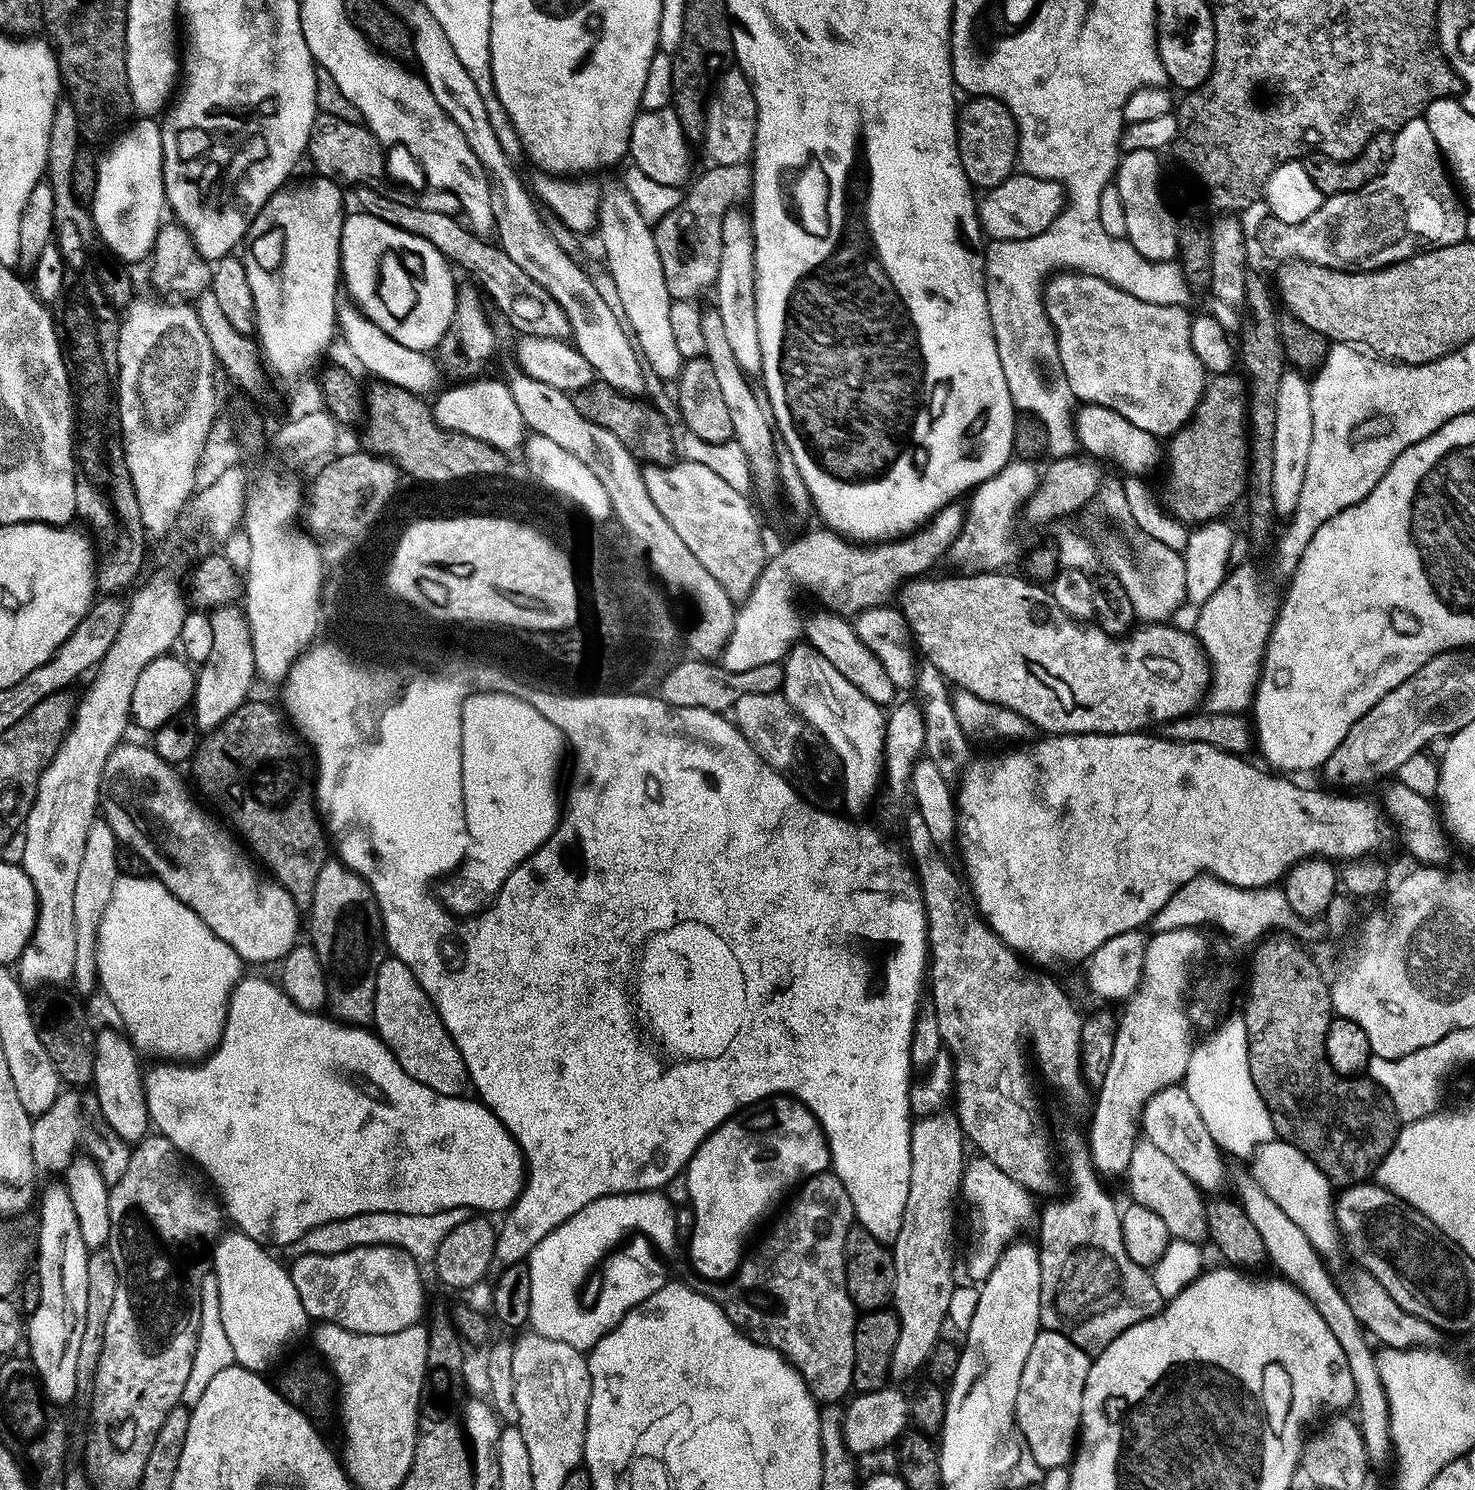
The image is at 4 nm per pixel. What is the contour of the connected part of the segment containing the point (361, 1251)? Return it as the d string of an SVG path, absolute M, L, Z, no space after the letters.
M371 1244L370 1246L358 1246L351 1248L345 1252L338 1254L330 1254L323 1256L322 1254L306 1254L305 1256L295 1257L291 1261L290 1271L294 1282L294 1287L298 1290L298 1296L301 1299L302 1306L305 1307L307 1315L313 1321L323 1322L325 1324L337 1324L351 1332L358 1334L394 1334L398 1330L406 1330L412 1324L421 1323L422 1317L420 1315L424 1312L424 1284L420 1281L420 1272L422 1272L421 1265L413 1260L410 1254L406 1254L401 1248L391 1248L388 1244Z

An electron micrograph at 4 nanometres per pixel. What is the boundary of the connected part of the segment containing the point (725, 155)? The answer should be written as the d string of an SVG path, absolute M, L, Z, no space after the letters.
M732 66L720 73L708 98L708 108L704 112L704 134L702 145L708 151L709 161L713 165L734 166L749 159L756 145L756 99L752 93L752 84L744 77L739 67Z

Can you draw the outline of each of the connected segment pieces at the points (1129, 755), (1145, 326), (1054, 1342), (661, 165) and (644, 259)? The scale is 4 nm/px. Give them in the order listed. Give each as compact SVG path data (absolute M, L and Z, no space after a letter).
M1143 731L1123 732L1117 736L1052 734L1040 738L1044 740L1038 741L1036 748L1016 748L1013 752L988 756L985 760L969 759L963 765L958 776L960 788L958 784L954 803L958 809L958 845L960 844L960 856L964 859L962 872L971 899L977 913L998 939L1033 965L1048 966L1044 964L1056 964L1059 960L1087 961L1094 950L1098 950L1102 942L1110 942L1114 934L1143 929L1184 883L1190 882L1200 873L1216 876L1222 882L1240 889L1266 887L1275 885L1287 873L1290 865L1300 860L1327 858L1332 862L1359 861L1380 844L1381 809L1377 805L1376 809L1370 801L1363 800L1360 796L1331 796L1328 792L1303 788L1287 775L1273 774L1263 767L1255 768L1250 761L1244 760L1248 758L1243 755L1224 752L1206 742L1186 742L1170 740L1163 735L1148 735L1152 734Z
M1064 270L1059 274L1053 275L1045 283L1044 309L1048 315L1048 320L1052 323L1052 328L1056 332L1056 349L1058 350L1058 358L1062 362L1062 370L1066 374L1066 382L1070 382L1070 390L1077 401L1084 404L1106 406L1110 410L1122 414L1122 418L1134 422L1134 426L1146 430L1150 435L1157 438L1171 437L1172 433L1187 424L1188 419L1192 417L1192 411L1198 406L1200 396L1204 393L1206 371L1191 348L1190 316L1184 313L1185 309L1183 307L1174 304L1142 302L1138 298L1134 298L1134 294L1126 294L1126 290L1118 290L1110 282L1106 282L1102 278L1085 276L1082 272Z
M1041 1329L1023 1363L1018 1401L1015 1402L1016 1424L1024 1424L1019 1433L1028 1432L1027 1436L1032 1436L1030 1444L1036 1444L1036 1440L1052 1440L1052 1444L1056 1444L1056 1456L1052 1456L1052 1460L1040 1456L1040 1460L1044 1460L1044 1470L1056 1468L1056 1460L1064 1461L1064 1456L1073 1459L1074 1452L1068 1449L1068 1445L1076 1444L1080 1426L1076 1412L1082 1410L1082 1395L1091 1361L1089 1353L1074 1346L1064 1335Z
M670 106L664 109L650 109L639 111L636 120L632 123L630 138L628 139L628 156L631 163L646 178L666 186L669 190L683 189L693 179L692 152L687 134L678 122L678 116Z
M616 186L599 197L599 232L604 256L608 259L606 272L617 286L625 321L633 328L636 336L644 336L640 350L645 352L646 359L655 361L660 364L660 368L668 368L668 372L672 373L672 364L668 364L668 360L676 360L676 356L660 356L660 352L672 352L673 327L668 326L673 299L663 278L653 225L640 213L634 198L630 198L623 186Z

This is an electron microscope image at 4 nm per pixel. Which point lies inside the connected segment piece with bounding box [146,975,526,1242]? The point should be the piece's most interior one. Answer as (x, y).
(296, 1119)

